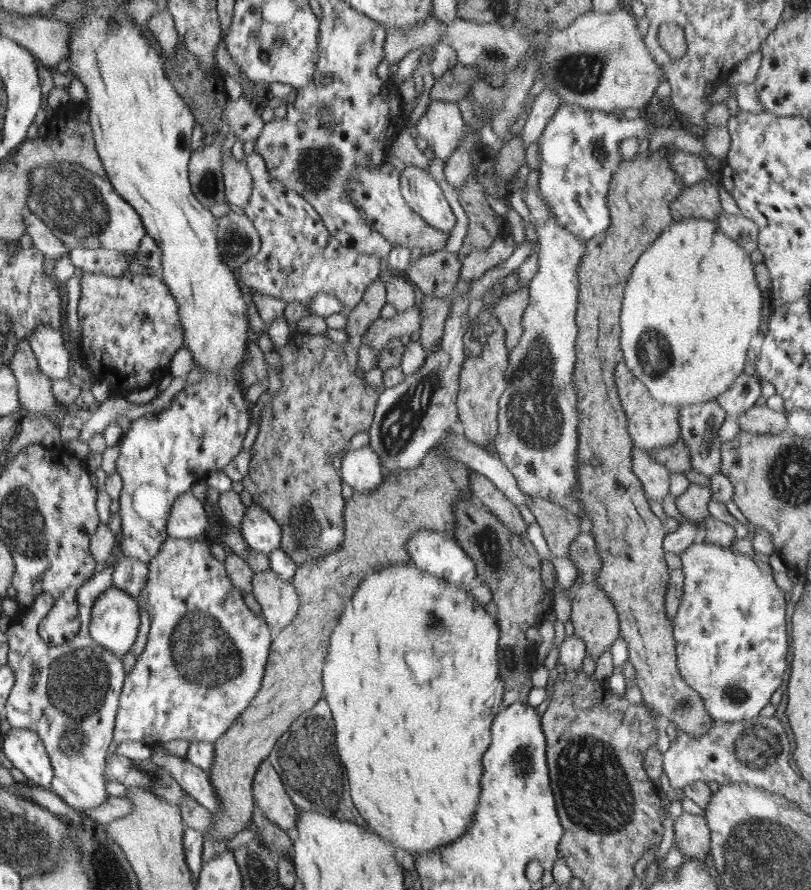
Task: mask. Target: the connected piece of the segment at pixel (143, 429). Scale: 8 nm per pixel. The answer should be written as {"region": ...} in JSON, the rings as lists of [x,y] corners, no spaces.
{"region":[[[207,374],[199,383],[182,389],[165,410],[157,410],[151,416],[133,420],[131,427],[121,436],[120,454],[116,460],[117,473],[121,474],[123,480],[119,496],[122,529],[117,548],[119,553],[145,563],[152,561],[170,537],[168,520],[174,501],[189,491],[198,479],[232,463],[242,451],[242,442],[250,424],[250,407],[242,397],[241,387],[232,380],[214,374]]]}

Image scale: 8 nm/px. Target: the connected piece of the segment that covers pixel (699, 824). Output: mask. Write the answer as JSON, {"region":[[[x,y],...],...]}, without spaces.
{"region":[[[683,812],[674,818],[675,842],[686,859],[704,861],[711,852],[711,830],[702,815]]]}

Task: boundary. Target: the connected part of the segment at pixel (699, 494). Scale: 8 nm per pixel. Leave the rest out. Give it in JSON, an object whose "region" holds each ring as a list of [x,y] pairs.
{"region":[[[691,483],[686,492],[674,500],[675,506],[688,522],[698,523],[711,516],[708,505],[712,495],[711,487]]]}

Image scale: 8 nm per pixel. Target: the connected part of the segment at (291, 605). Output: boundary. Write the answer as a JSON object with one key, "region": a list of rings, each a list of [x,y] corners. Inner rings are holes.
{"region":[[[268,569],[255,573],[252,579],[253,594],[262,607],[268,626],[288,626],[302,606],[298,593],[291,581],[285,581]]]}

